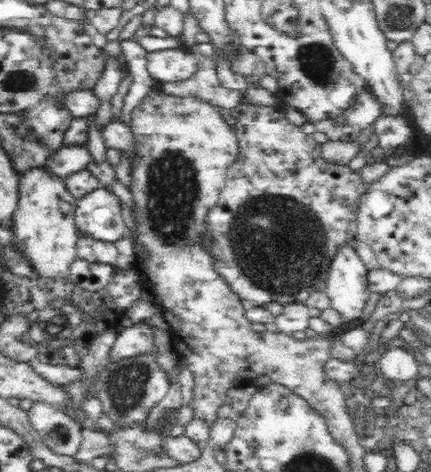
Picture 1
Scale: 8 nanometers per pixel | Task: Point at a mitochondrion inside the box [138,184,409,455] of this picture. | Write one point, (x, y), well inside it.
(276, 262)

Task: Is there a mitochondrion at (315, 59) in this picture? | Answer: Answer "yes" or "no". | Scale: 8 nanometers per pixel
yes

